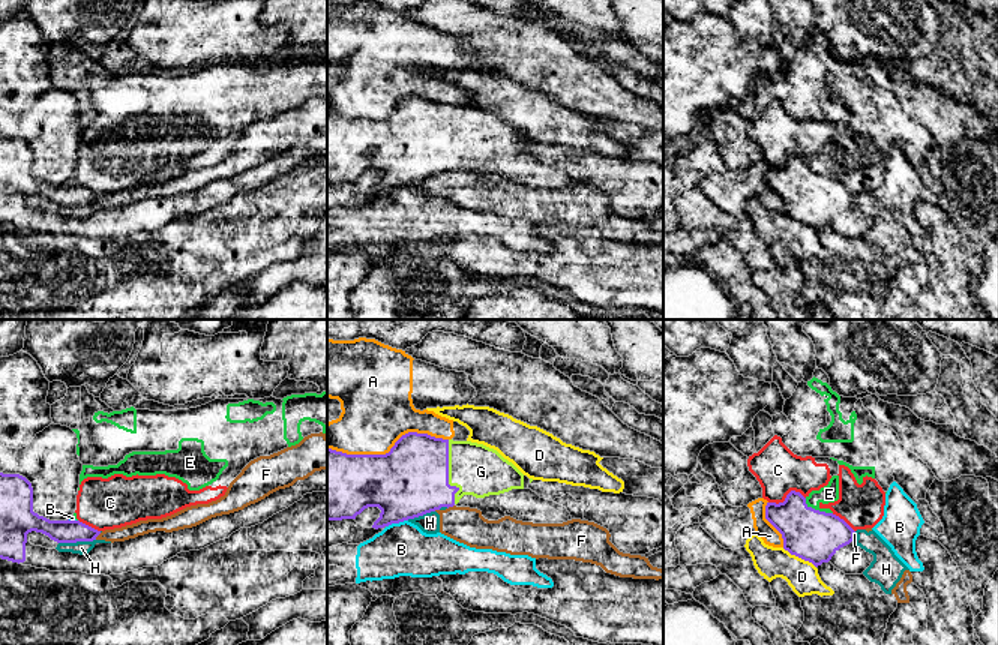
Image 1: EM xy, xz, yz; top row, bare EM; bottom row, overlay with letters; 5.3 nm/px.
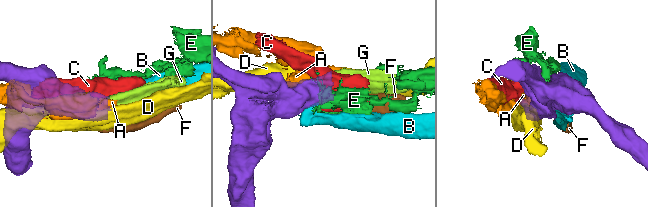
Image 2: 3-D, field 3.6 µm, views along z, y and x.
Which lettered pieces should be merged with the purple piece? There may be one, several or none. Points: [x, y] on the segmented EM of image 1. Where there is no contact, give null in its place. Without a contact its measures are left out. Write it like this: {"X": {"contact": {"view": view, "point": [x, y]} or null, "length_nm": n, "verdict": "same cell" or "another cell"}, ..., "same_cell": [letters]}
{"A": {"contact": {"view": "xz", "point": [389, 452]}, "length_nm": 650, "verdict": "another cell"}, "B": {"contact": {"view": "xz", "point": [396, 522]}, "length_nm": 130, "verdict": "another cell"}, "C": {"contact": {"view": "yz", "point": [787, 497]}, "length_nm": 200, "verdict": "another cell"}, "D": {"contact": {"view": "yz", "point": [799, 557]}, "length_nm": 220, "verdict": "another cell"}, "E": {"contact": {"view": "yz", "point": [817, 510]}, "length_nm": 170, "verdict": "another cell"}, "F": {"contact": {"view": "xy", "point": [98, 534]}, "length_nm": 50, "verdict": "another cell"}, "G": {"contact": {"view": "xz", "point": [447, 473]}, "length_nm": 340, "verdict": "same cell"}, "H": {"contact": {"view": "xy", "point": [77, 540]}, "length_nm": 200, "verdict": "another cell"}, "same_cell": ["G"]}

